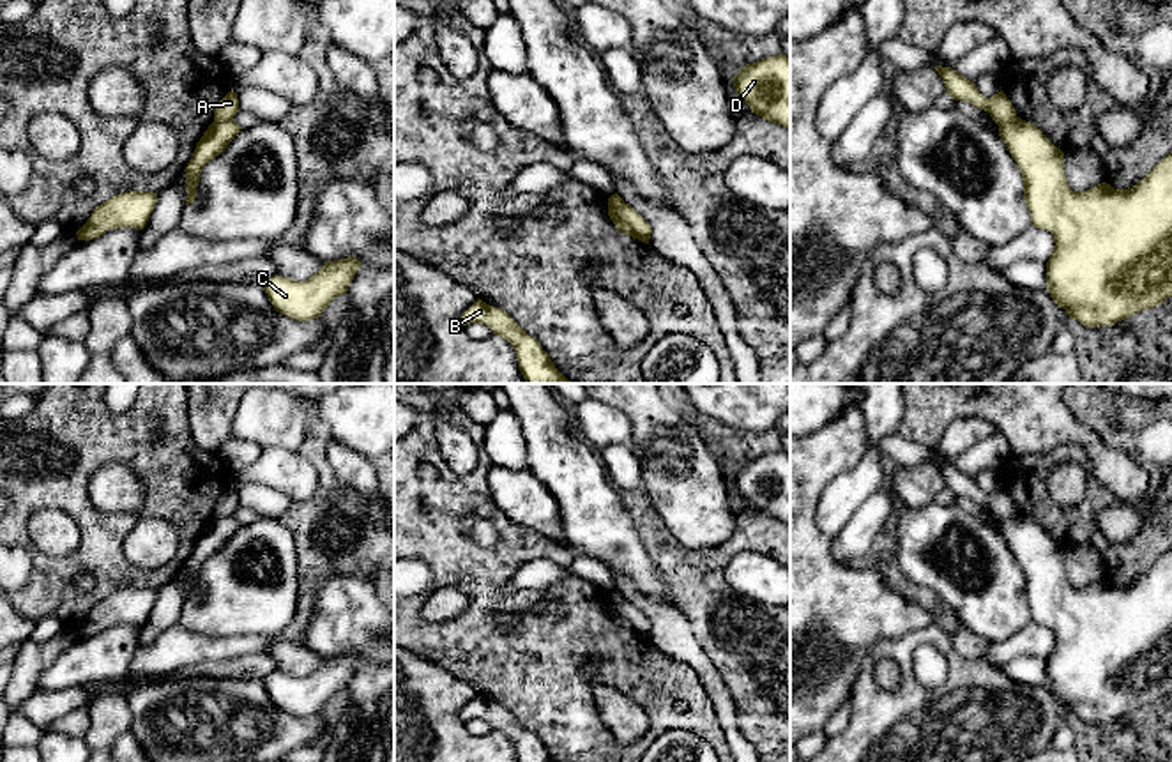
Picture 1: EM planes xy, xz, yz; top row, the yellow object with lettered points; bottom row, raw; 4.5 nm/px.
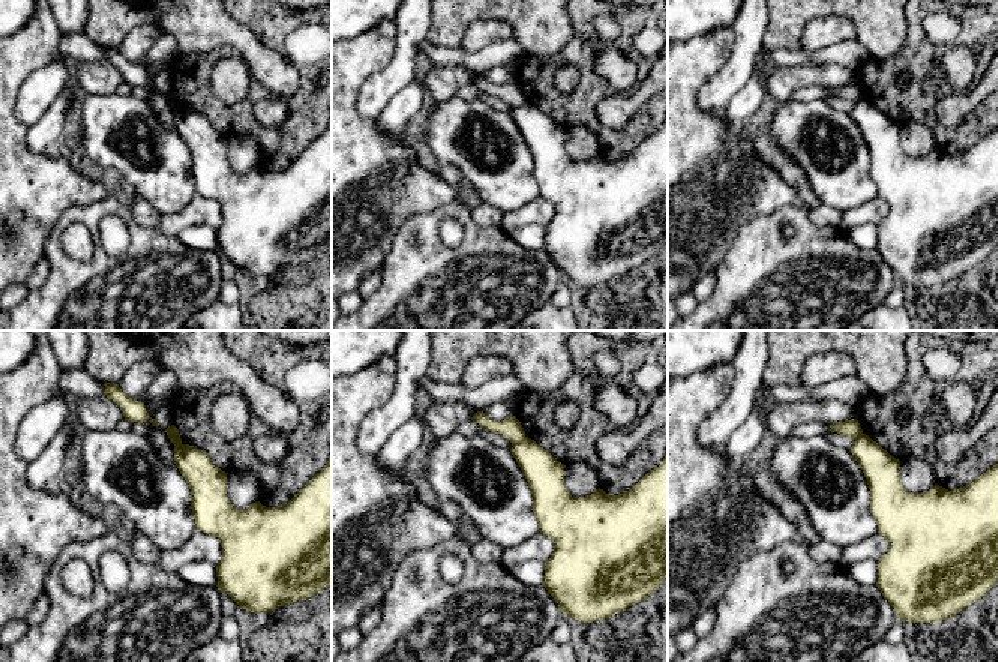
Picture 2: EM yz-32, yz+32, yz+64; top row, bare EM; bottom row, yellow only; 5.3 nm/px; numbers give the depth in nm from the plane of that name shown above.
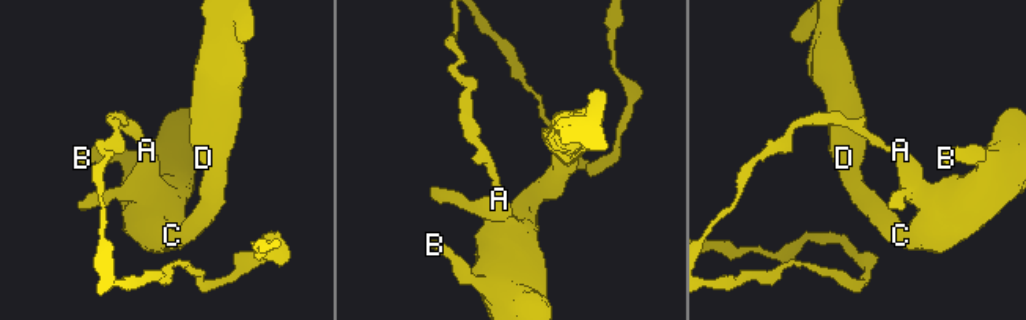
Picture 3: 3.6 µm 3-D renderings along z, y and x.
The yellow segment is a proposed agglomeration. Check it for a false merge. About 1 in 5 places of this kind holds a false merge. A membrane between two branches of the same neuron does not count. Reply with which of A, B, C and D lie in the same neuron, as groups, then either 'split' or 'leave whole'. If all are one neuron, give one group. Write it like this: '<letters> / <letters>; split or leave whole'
A / B C D; split

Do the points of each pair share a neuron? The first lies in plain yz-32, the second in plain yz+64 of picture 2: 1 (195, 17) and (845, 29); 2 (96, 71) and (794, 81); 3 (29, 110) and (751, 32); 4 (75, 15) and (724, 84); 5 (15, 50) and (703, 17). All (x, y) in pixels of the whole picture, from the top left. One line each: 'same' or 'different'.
1: different
2: same
3: same
4: same
5: different

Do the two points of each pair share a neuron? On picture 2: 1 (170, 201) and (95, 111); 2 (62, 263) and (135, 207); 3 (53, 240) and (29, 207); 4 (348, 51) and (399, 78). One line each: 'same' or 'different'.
1: same
2: different
3: different
4: different

